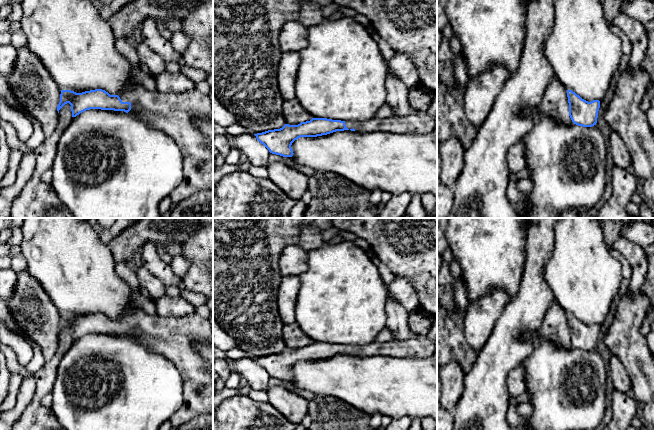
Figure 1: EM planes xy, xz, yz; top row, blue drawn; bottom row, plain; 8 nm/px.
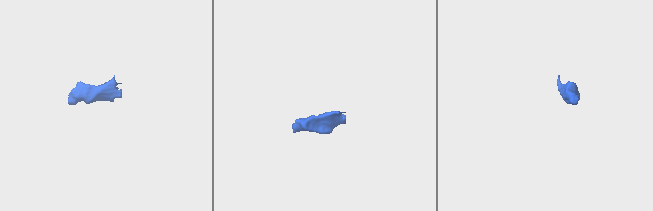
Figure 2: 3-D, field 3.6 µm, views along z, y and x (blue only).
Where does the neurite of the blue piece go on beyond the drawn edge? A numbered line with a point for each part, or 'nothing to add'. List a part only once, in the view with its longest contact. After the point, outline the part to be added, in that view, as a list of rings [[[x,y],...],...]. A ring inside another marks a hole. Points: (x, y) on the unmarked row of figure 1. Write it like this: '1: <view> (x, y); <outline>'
1: xy (172, 337); [[[131,308],[118,320],[122,326],[130,326],[132,337],[149,351],[162,355],[178,369],[184,383],[184,402],[169,419],[173,428],[213,413],[213,373],[204,369],[203,360],[192,347],[194,341],[213,343],[208,319],[196,312],[184,317],[161,317]]]

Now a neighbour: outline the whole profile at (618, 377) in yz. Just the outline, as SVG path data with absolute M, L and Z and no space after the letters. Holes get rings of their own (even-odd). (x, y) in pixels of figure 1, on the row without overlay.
M612 355L608 363L609 385L619 392L628 393L632 390L632 383L628 373L618 356Z

